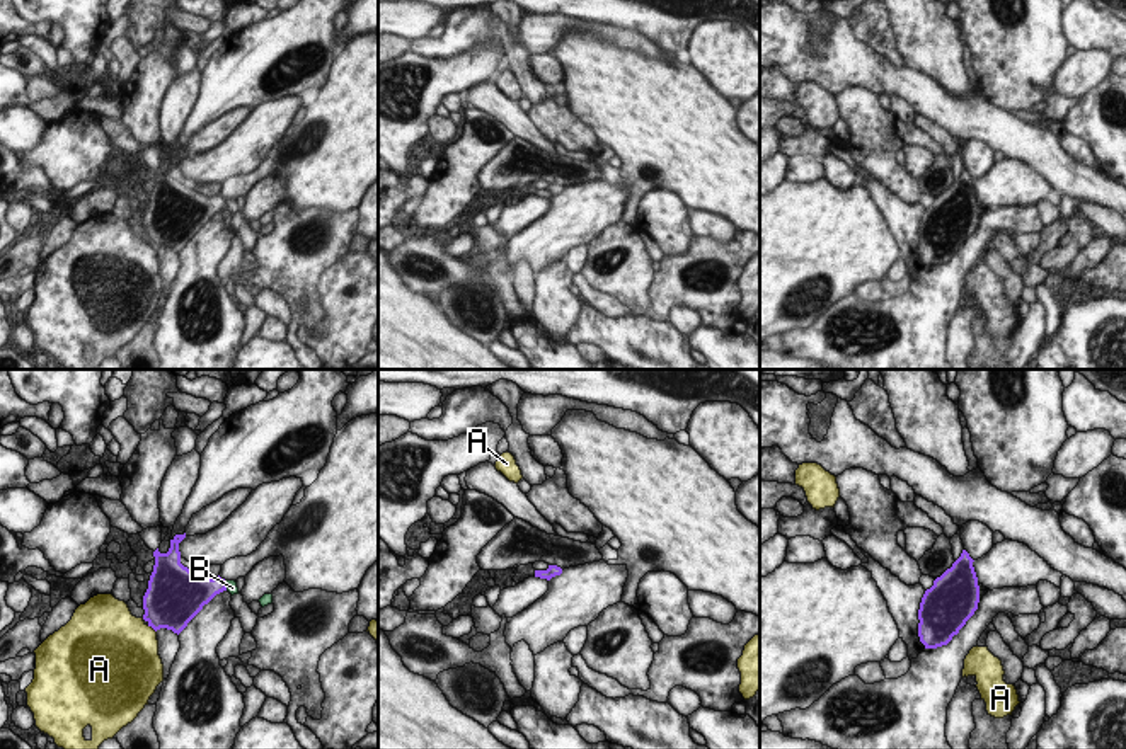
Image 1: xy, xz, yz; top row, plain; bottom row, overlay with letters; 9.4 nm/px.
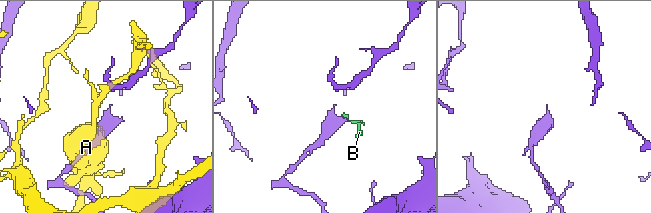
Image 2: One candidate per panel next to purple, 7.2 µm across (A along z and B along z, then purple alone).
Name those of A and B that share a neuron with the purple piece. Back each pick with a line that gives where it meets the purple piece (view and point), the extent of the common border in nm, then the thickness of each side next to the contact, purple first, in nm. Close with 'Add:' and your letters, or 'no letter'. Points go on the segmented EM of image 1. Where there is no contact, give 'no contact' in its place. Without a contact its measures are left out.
Add: no letter

